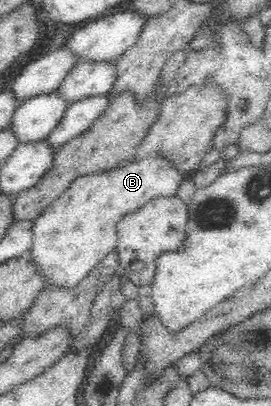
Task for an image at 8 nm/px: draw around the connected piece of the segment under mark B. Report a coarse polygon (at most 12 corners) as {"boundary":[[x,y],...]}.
{"boundary":[[162,154],[78,176],[34,220],[30,257],[56,286],[116,250],[118,222],[175,196]]}

